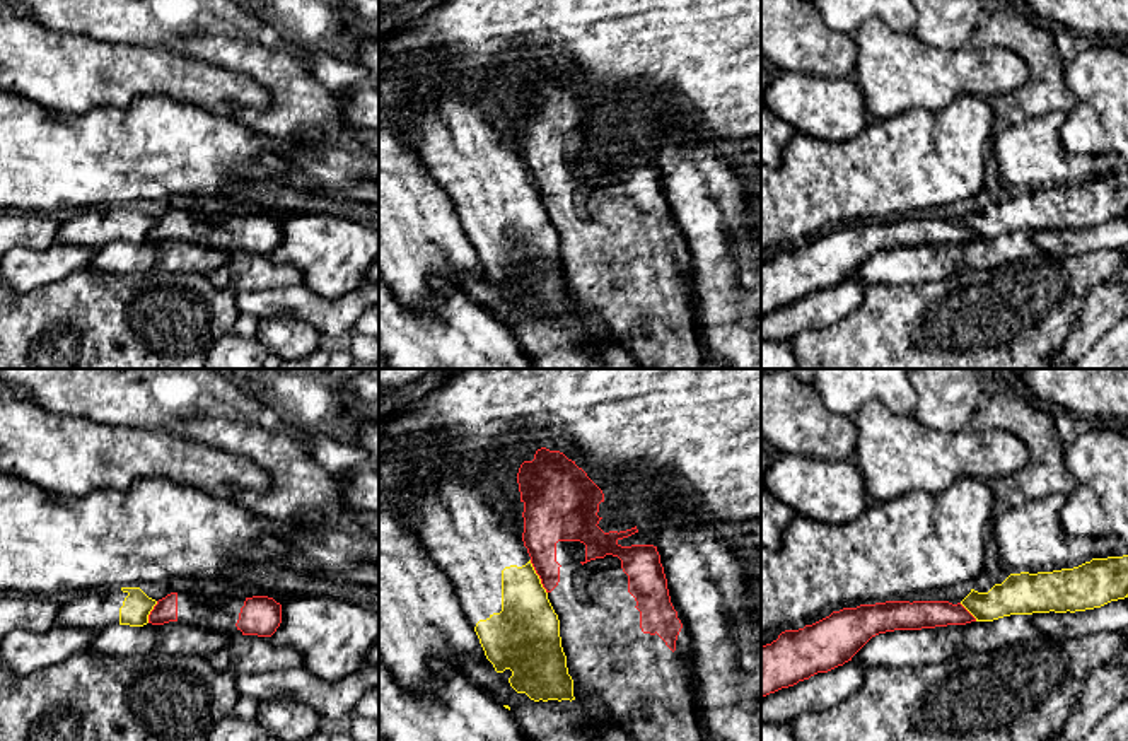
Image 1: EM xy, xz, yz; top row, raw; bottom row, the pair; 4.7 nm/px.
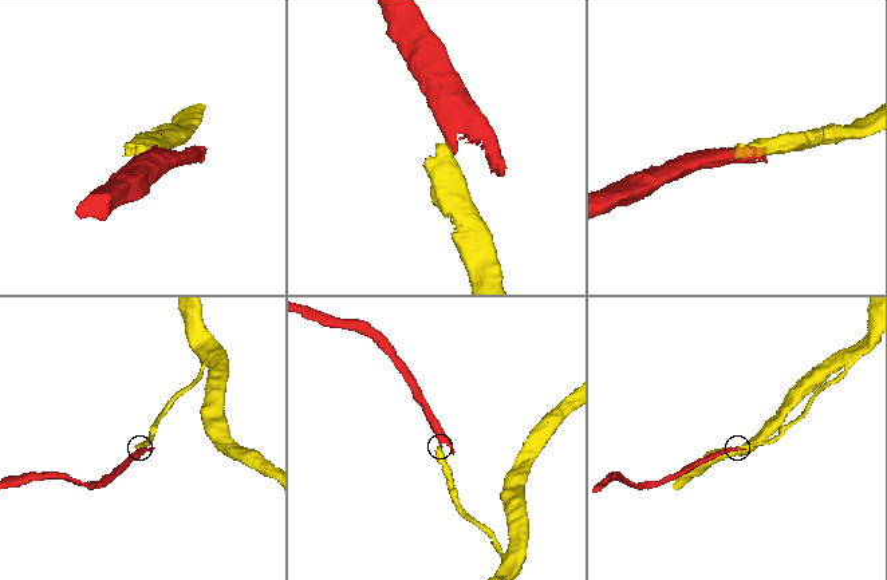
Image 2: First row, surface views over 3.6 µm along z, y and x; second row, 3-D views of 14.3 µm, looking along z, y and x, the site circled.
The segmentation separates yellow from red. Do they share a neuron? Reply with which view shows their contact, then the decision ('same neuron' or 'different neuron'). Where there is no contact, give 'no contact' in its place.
xz | different neuron

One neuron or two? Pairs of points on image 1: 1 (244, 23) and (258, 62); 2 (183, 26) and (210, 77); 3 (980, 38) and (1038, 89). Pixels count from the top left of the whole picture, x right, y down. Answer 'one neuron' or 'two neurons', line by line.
1: two neurons
2: two neurons
3: one neuron

